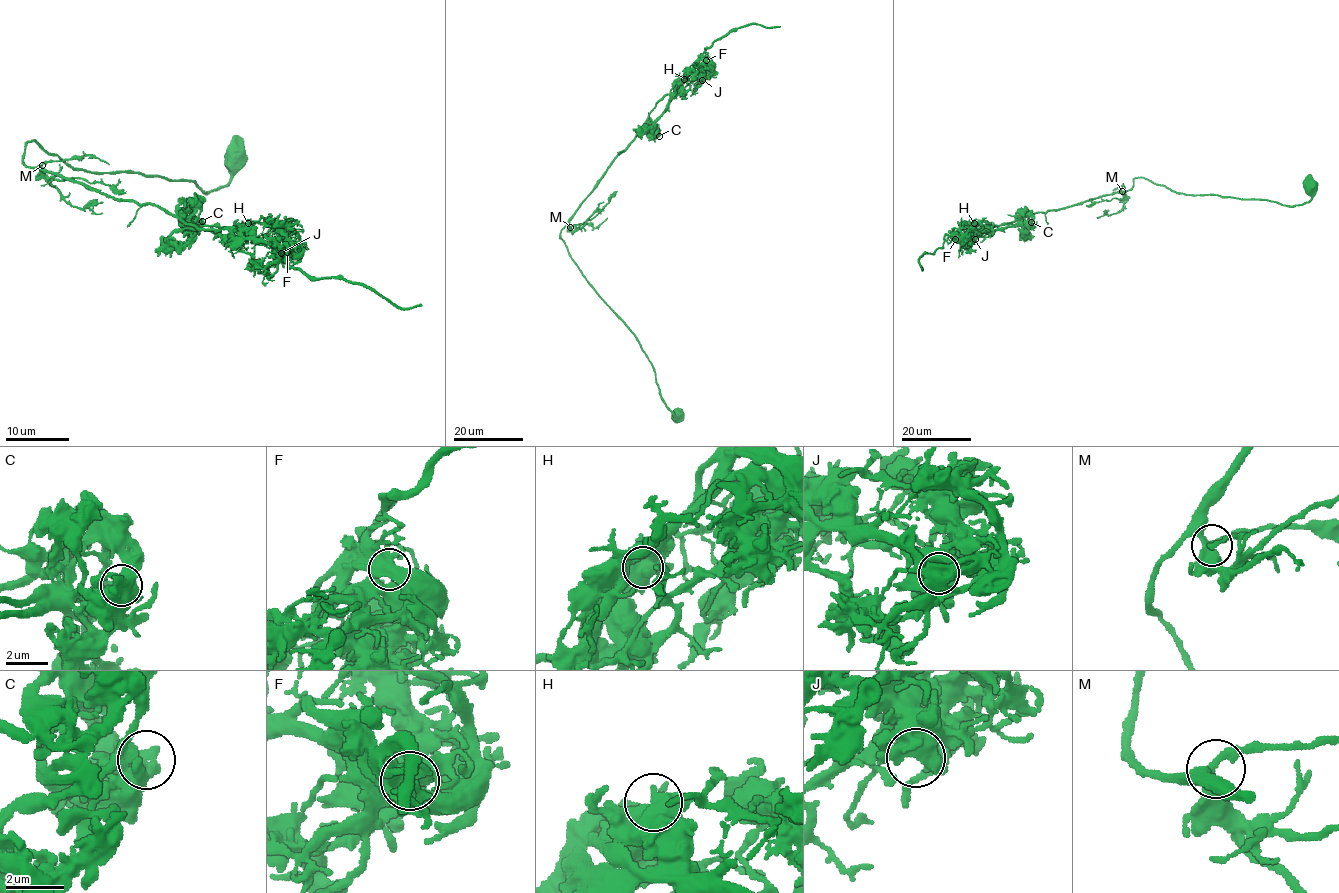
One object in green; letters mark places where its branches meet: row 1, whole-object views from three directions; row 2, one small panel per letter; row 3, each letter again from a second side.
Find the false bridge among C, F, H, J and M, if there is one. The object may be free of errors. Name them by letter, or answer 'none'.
F

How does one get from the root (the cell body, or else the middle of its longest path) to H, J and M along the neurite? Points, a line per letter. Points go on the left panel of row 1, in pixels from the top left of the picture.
H: (235, 158), (210, 192), (78, 170), (35, 140), (23, 162), (197, 226), (248, 223)
J: (235, 158), (230, 180), (210, 192), (194, 181), (78, 170), (35, 140), (24, 145), (23, 162), (281, 253)
M: (235, 158), (230, 180), (210, 192), (194, 181), (78, 170), (29, 140), (23, 162), (42, 165)

